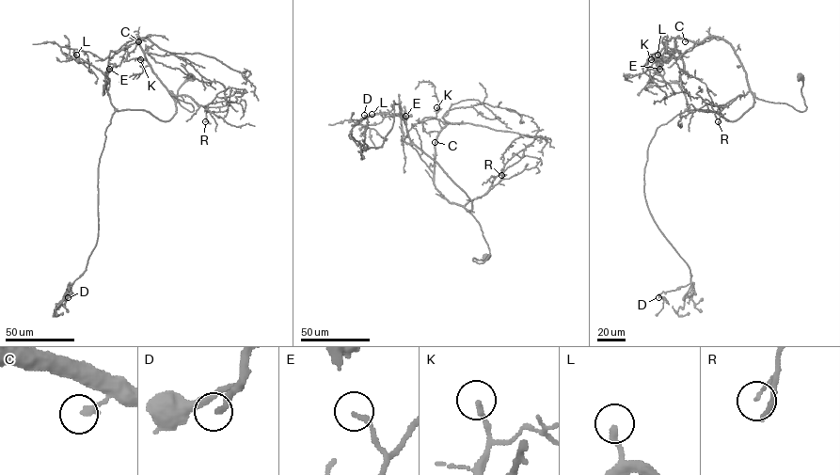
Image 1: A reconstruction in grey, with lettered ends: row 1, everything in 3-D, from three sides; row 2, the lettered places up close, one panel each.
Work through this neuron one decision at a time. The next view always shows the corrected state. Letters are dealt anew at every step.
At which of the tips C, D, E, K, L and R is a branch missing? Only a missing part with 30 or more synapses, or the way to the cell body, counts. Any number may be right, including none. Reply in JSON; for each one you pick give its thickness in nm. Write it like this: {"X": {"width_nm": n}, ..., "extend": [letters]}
{"D": {"width_nm": 240}, "extend": ["D"]}

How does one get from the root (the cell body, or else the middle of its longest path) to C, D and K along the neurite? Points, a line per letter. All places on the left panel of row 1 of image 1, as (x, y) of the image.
C: (190, 76), (177, 90), (177, 99), (192, 112), (191, 103), (166, 89), (138, 37), (138, 41)
D: (190, 76), (177, 99), (192, 112), (172, 95), (167, 120), (112, 115), (96, 244), (68, 297)
K: (190, 76), (177, 99), (192, 112), (152, 71), (138, 37), (126, 60), (140, 59)

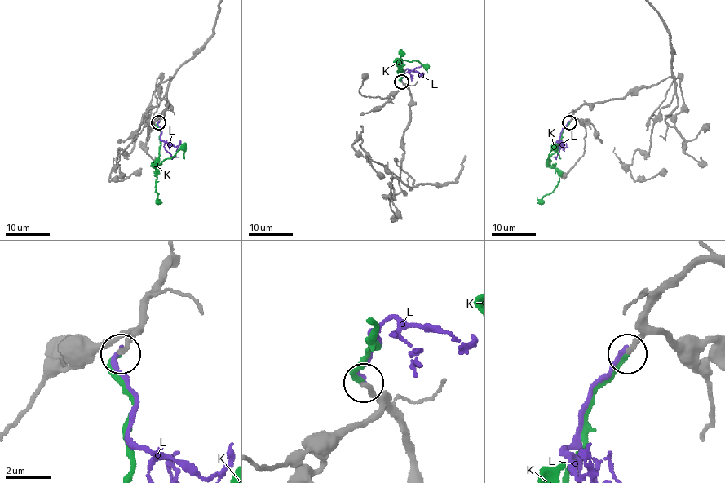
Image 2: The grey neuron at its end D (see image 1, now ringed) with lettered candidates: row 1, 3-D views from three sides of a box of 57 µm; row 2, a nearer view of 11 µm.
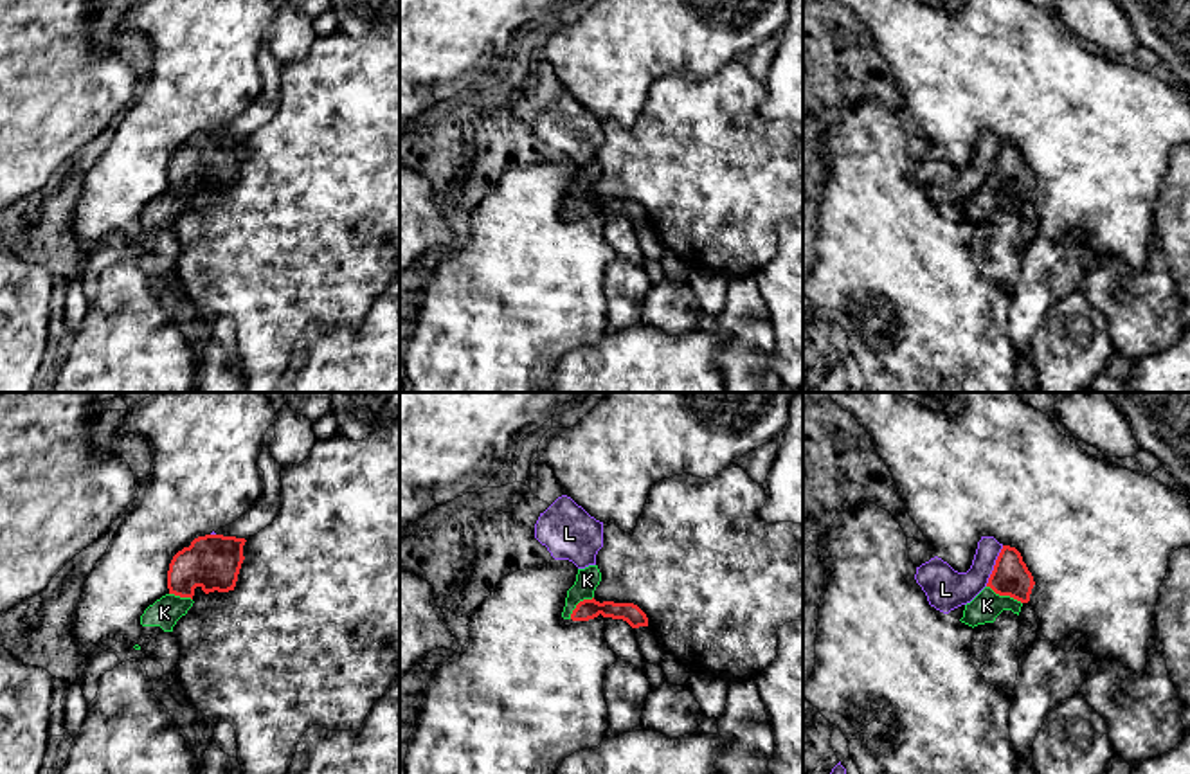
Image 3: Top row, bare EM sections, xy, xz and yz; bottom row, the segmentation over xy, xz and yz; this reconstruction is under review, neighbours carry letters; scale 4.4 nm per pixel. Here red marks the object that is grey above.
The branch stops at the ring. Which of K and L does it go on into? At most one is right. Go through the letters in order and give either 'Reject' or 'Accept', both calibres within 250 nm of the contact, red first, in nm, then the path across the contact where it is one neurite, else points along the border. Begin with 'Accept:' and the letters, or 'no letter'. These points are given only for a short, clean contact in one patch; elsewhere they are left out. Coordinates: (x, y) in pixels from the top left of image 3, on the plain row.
Accept: K
K: Accept. Thickness 170 nm (red) against 140 nm. Path across: yz (1010, 173), (1005, 191), (987, 202)
L: Reject. Thickness 170 nm (red) against 190 nm. Boundary: yz (1003, 143), (985, 182)

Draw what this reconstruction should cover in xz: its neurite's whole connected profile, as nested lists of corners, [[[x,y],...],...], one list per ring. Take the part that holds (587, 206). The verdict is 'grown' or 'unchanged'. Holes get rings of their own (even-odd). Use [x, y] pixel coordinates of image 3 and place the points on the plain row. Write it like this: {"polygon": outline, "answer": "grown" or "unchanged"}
{"polygon": [[[598,162],[578,166],[574,182],[567,187],[563,216],[589,218],[598,214],[623,216],[632,225],[648,223],[646,211],[634,200],[596,198],[594,187],[601,178]]], "answer": "grown"}

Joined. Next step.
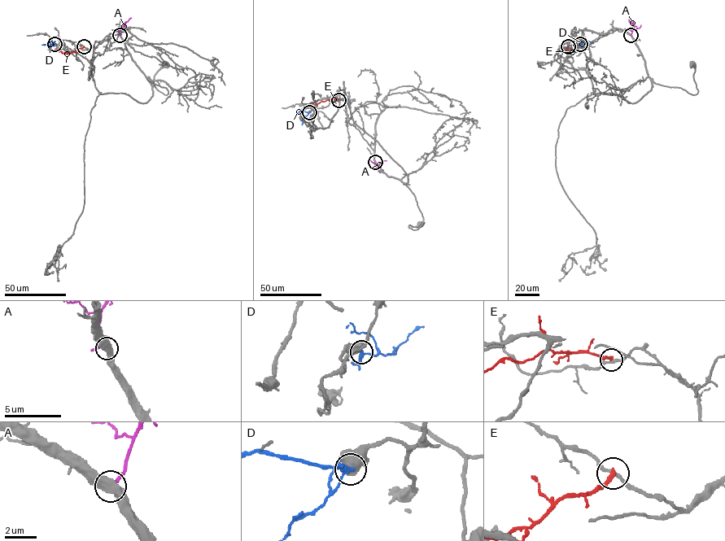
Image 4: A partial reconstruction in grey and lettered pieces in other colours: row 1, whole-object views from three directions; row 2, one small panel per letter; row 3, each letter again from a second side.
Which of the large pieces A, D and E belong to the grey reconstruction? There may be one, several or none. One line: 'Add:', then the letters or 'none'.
Add: A

